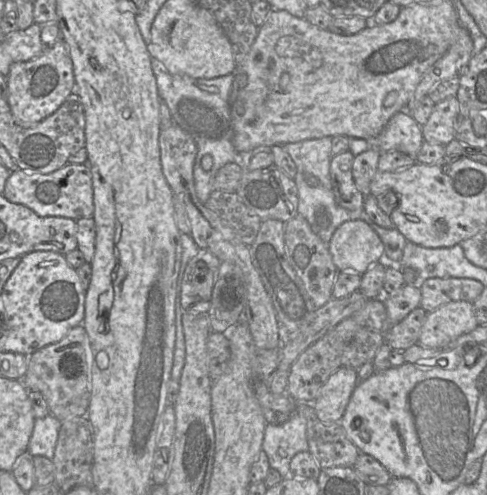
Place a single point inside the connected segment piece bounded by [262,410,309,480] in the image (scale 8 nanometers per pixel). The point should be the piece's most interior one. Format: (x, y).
(282, 442)

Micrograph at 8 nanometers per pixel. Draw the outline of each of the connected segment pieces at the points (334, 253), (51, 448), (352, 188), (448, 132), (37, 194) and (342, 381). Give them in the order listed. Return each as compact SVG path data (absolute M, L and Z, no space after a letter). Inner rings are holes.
M362 220L341 224L327 246L339 272L354 272L360 275L379 263L384 254L384 244L380 237Z
M51 414L36 419L26 455L44 456L51 460L54 456L61 425L62 422Z
M345 151L333 156L330 162L332 190L336 202L349 211L363 209L365 199L352 176L354 157L350 151Z
M456 96L436 103L428 121L422 126L424 141L445 146L454 140L458 110Z
M87 163L66 164L48 174L15 170L8 177L2 195L10 202L28 207L41 217L73 220L92 218L94 213L92 173Z
M341 367L335 371L312 403L318 419L324 423L340 422L358 382L355 369Z

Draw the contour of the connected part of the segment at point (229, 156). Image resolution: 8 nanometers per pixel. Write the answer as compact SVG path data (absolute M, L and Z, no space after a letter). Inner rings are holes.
M151 58L151 69L156 79L158 95L162 102L164 102L167 105L169 113L174 123L177 124L185 132L187 132L196 144L197 152L193 167L194 184L199 200L202 203L205 203L210 197L210 194L214 191L214 179L216 173L221 167L228 163L234 163L243 170L246 170L249 166L249 162L252 156L255 153L261 152L263 150L270 150L270 148L256 148L249 152L238 152L234 148L234 131L232 126L231 111L229 105L229 96L234 81L233 73L213 79L196 79L189 76L169 73L164 67L164 65L155 58ZM205 155L210 155L213 159L212 169L207 172L201 166L201 160Z

